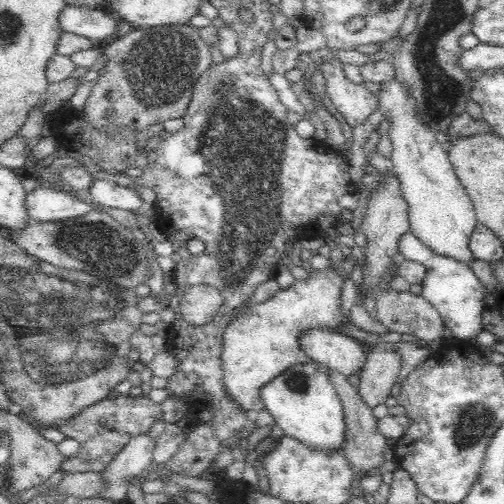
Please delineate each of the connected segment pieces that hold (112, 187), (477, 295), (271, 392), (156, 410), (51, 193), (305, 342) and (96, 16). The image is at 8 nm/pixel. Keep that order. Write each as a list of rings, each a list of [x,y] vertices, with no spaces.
[[[93,178],[87,192],[104,208],[140,210],[145,207],[139,194],[133,189],[122,187],[112,181]]]
[[[406,232],[404,236],[400,236],[398,251],[406,260],[415,261],[426,268],[427,274],[421,282],[421,296],[441,314],[443,324],[452,331],[452,336],[464,341],[476,339],[476,336],[483,330],[481,318],[486,294],[484,285],[470,269],[469,264],[463,264],[448,256],[439,256],[424,242],[412,235],[412,232]]]
[[[295,364],[260,389],[260,400],[285,435],[312,449],[335,451],[343,448],[345,422],[343,406],[329,376],[310,364]]]
[[[120,395],[114,399],[103,398],[57,426],[66,438],[80,443],[79,451],[62,461],[59,470],[68,473],[100,471],[122,450],[131,438],[148,431],[156,420],[176,422],[188,415],[186,399],[172,399],[167,403],[154,403],[149,397]]]
[[[36,188],[27,193],[26,212],[30,220],[38,222],[58,222],[79,218],[92,210],[86,202],[77,200],[70,193],[62,192],[59,188]]]
[[[306,330],[300,338],[300,349],[310,359],[349,377],[361,371],[366,362],[368,346],[354,340],[347,333]]]
[[[66,6],[59,16],[59,25],[63,32],[73,32],[78,36],[85,36],[86,38],[95,41],[106,40],[115,31],[120,31],[121,26],[118,26],[119,22],[123,20],[118,20],[112,16],[108,16],[107,13],[97,9],[90,9],[84,6]]]

